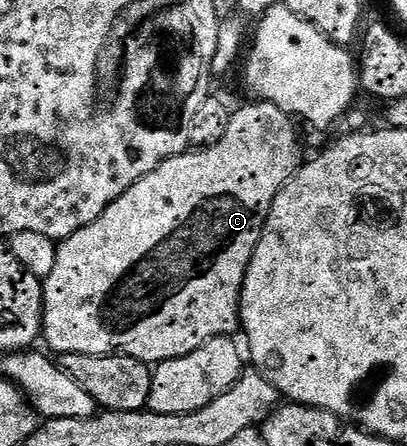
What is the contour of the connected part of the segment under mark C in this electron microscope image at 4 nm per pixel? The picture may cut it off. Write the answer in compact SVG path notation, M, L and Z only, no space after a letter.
M248 101L245 107L237 106L232 113L230 129L226 129L226 137L222 137L218 145L189 149L182 155L175 155L162 161L158 169L146 173L146 177L142 177L130 189L126 189L126 193L122 193L118 201L108 206L106 213L98 217L98 221L78 229L78 233L74 233L68 239L59 240L56 248L58 261L54 263L54 270L50 273L50 277L42 280L44 293L42 339L43 342L48 342L49 349L47 350L56 351L57 356L125 355L143 363L155 365L178 357L186 357L194 353L194 349L206 345L206 341L211 339L235 336L241 330L240 294L246 277L246 269L254 257L254 249L264 232L268 214L274 205L274 197L278 197L280 190L290 182L296 170L302 166L300 139L296 136L295 125L297 126L293 116L287 115L285 111L278 109L272 103Z

